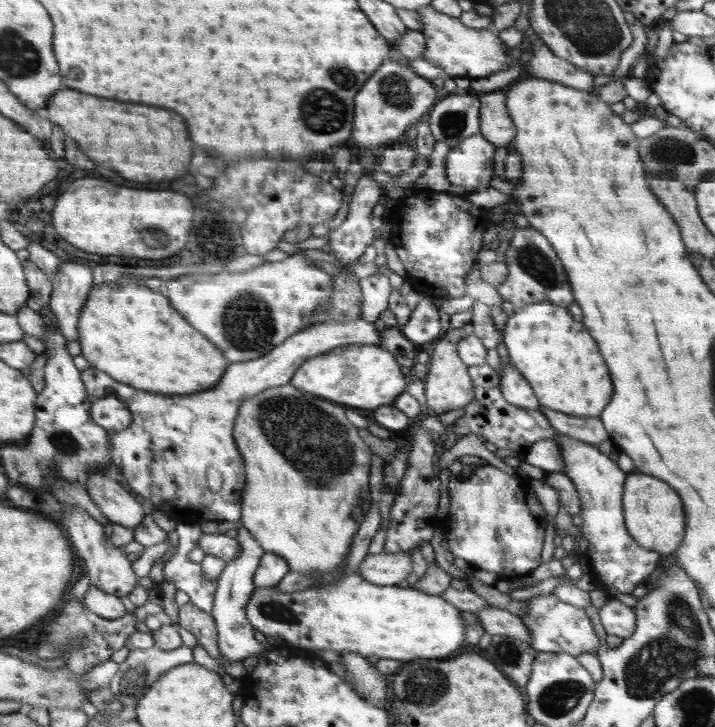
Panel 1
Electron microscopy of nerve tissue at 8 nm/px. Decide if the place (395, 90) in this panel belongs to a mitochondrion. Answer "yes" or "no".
yes

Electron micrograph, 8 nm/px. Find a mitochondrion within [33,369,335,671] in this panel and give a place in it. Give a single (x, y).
(62, 439)

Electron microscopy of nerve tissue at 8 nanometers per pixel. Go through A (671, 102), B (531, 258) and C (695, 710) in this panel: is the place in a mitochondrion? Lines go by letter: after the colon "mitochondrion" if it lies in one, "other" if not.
A: other
B: mitochondrion
C: mitochondrion

